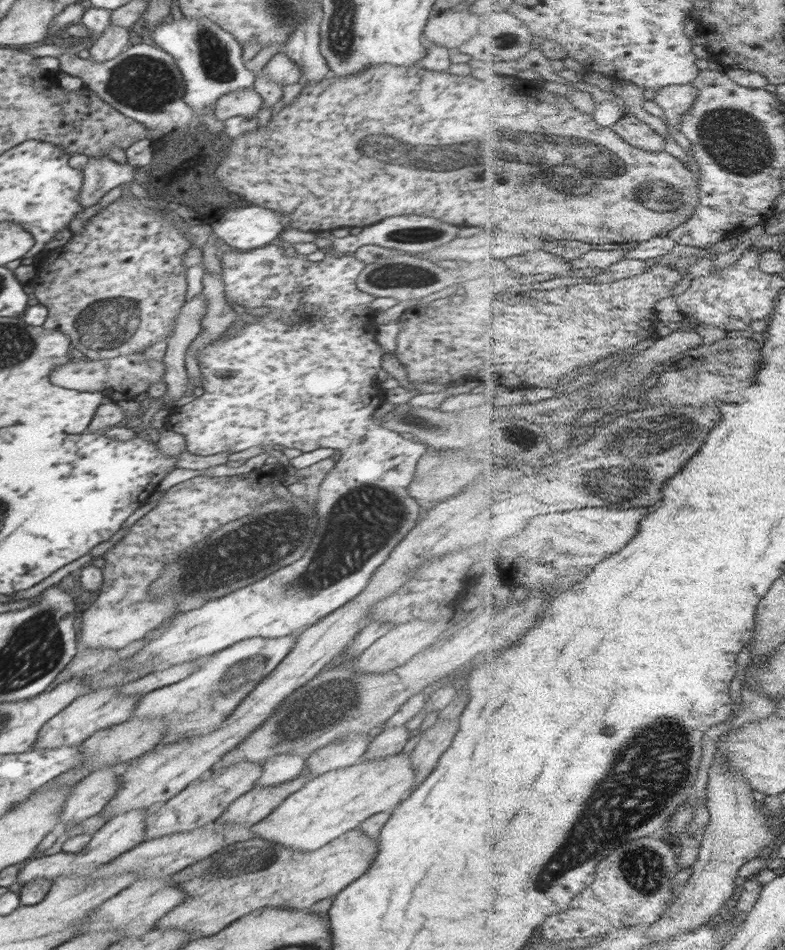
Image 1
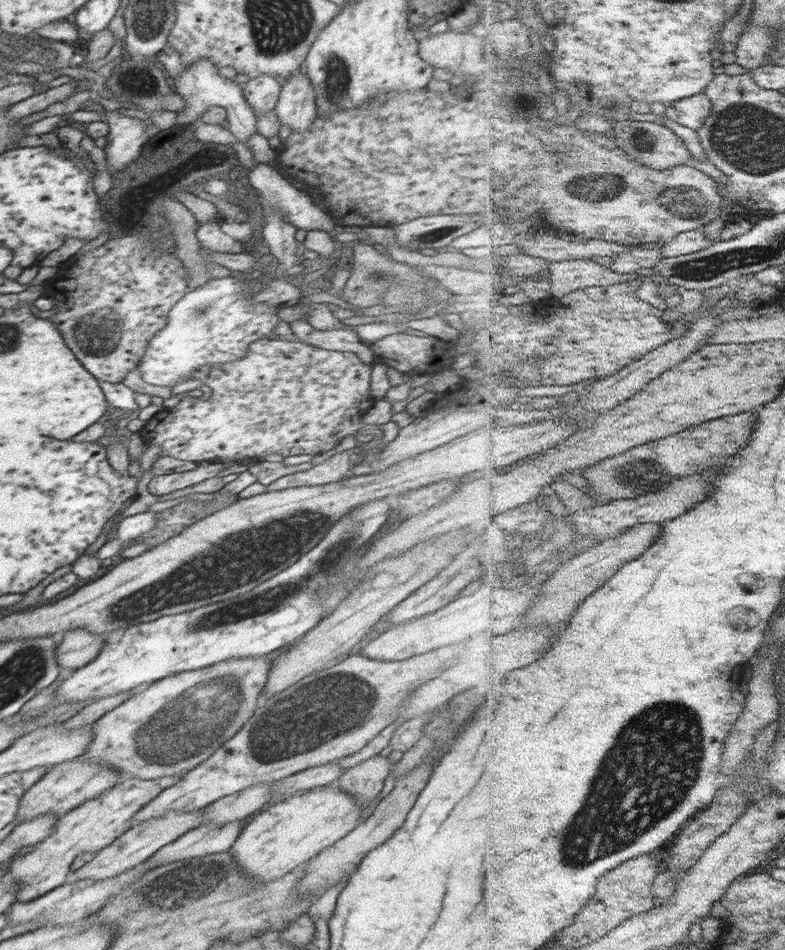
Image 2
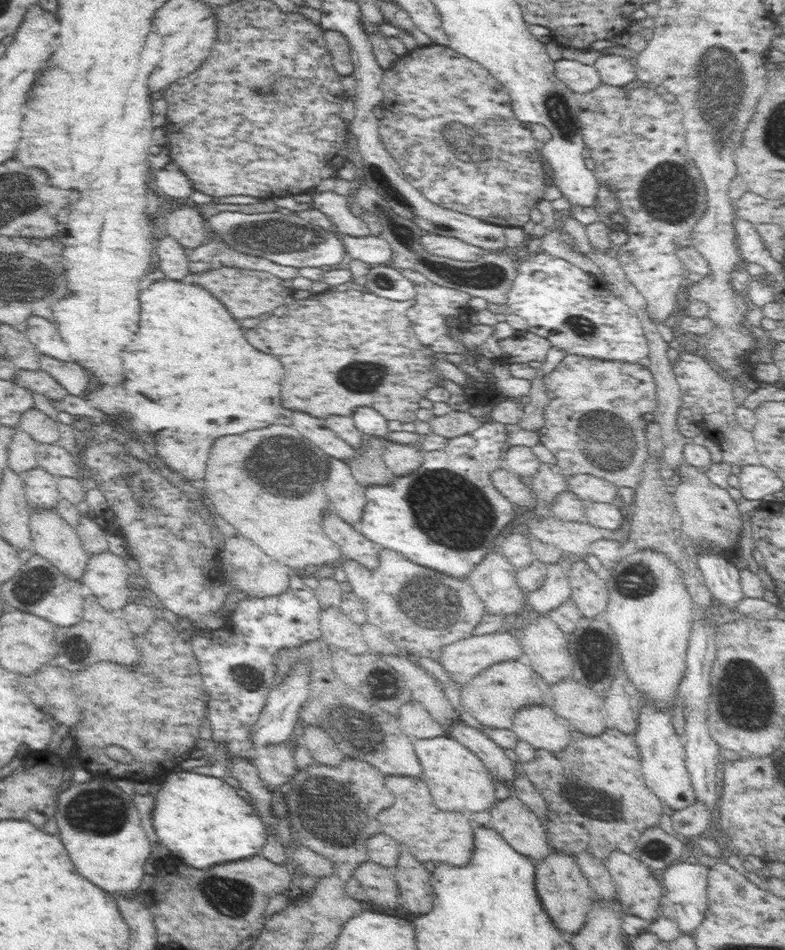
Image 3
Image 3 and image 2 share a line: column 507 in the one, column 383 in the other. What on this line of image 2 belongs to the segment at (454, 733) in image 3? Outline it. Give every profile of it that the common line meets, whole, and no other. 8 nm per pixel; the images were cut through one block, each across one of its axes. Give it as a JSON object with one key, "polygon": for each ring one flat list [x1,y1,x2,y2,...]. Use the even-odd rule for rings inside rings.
{"polygon":[[380,753,372,755,370,759,344,771,338,779,338,787,354,795,359,807,364,811,380,794,384,780,393,766,388,756,381,756]]}

